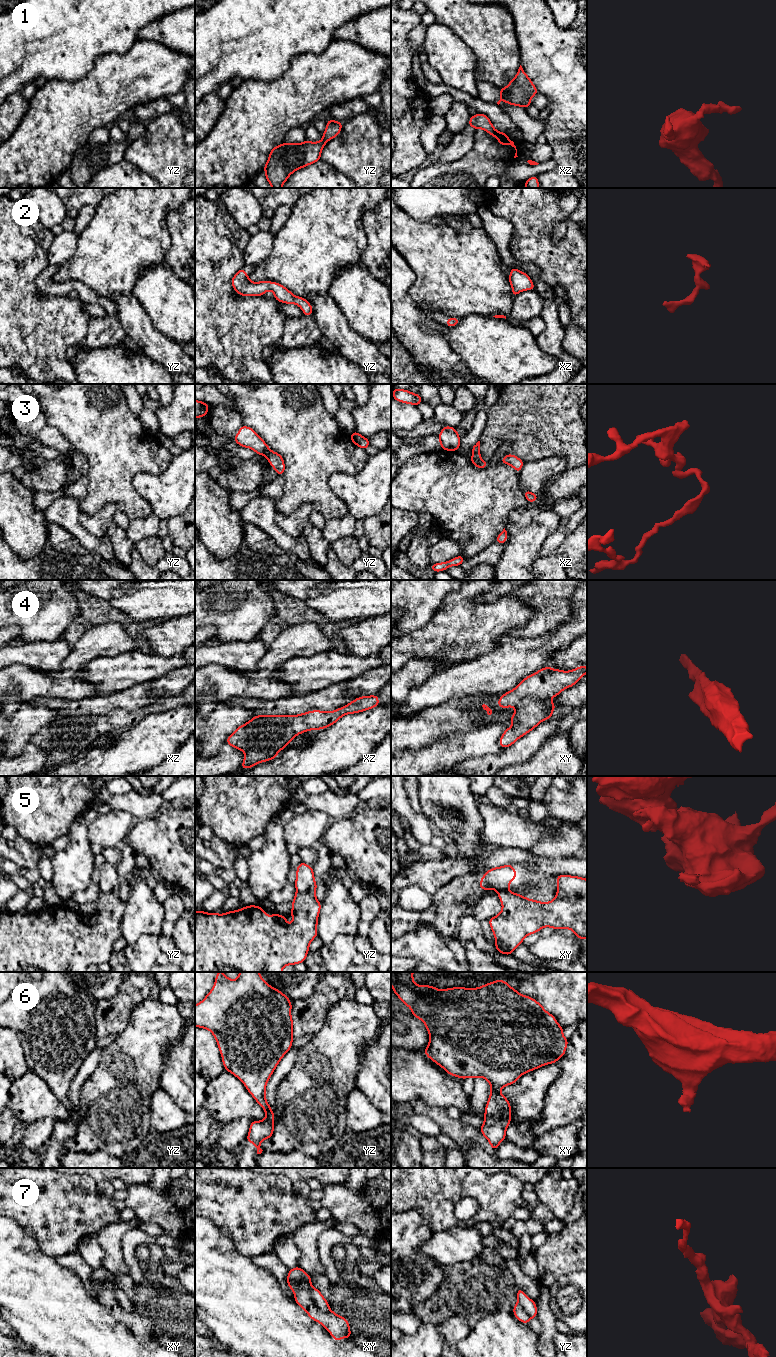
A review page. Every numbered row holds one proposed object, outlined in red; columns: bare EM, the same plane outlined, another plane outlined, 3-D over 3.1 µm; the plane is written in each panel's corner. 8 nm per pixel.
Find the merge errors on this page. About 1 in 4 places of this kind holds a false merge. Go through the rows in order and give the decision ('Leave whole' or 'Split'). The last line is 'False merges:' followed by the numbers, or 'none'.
1: Leave whole
2: Leave whole
3: Split
4: Leave whole
5: Split
6: Leave whole
7: Split
False merges: 3, 5, 7

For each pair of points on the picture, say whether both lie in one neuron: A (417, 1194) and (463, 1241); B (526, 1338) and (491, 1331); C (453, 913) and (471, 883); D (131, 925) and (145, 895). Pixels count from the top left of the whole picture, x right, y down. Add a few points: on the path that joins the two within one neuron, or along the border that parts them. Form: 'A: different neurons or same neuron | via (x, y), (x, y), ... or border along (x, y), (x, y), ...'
A: different neurons | border along (472, 1225), (453, 1226), (434, 1232)
B: same neuron | via (517, 1338), (500, 1338)
C: same neuron | via (453, 906), (453, 903), (466, 890)
D: same neuron | via (138, 918), (142, 914), (142, 902)

